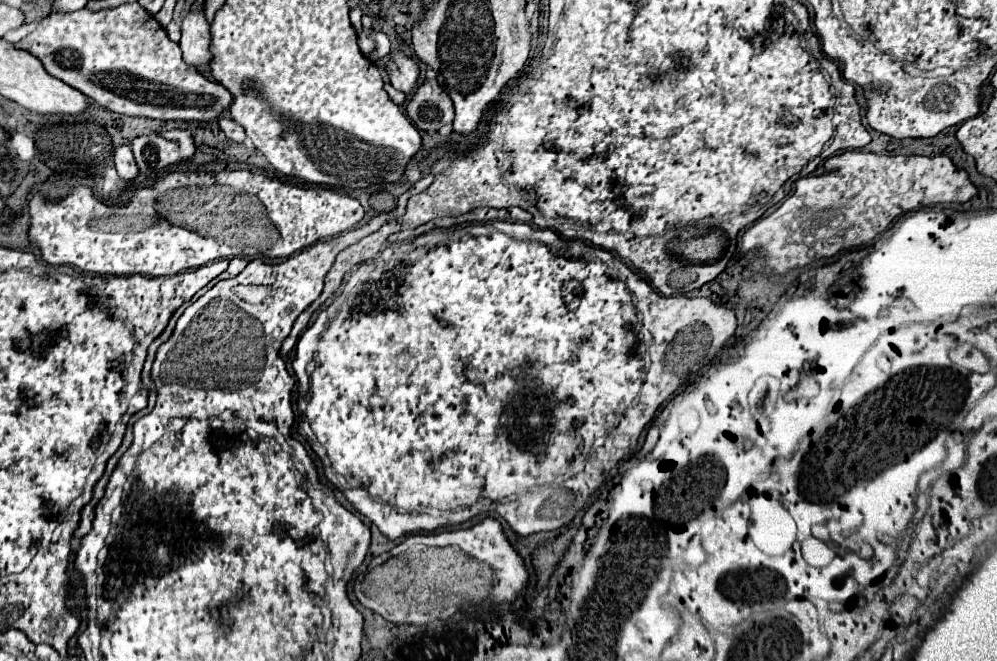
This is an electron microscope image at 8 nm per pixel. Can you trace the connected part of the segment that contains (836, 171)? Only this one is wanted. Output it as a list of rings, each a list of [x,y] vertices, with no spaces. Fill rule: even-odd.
[[[845,152],[841,156],[831,158],[827,164],[827,174],[800,178],[795,183],[795,192],[787,198],[775,212],[759,218],[743,236],[741,254],[751,250],[759,250],[763,258],[757,258],[749,268],[743,270],[745,278],[753,272],[777,272],[785,274],[795,266],[811,264],[823,256],[835,256],[843,248],[861,246],[881,234],[893,218],[901,216],[903,212],[937,204],[937,202],[967,202],[977,194],[977,188],[971,184],[965,170],[955,168],[955,164],[947,156],[919,156],[919,155],[883,155],[865,154],[865,152]]]

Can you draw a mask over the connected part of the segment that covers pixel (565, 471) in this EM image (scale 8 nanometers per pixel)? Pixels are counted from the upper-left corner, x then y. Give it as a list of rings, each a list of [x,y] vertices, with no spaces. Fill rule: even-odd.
[[[491,220],[475,224],[465,222],[449,230],[445,228],[445,236],[449,236],[453,244],[437,244],[437,248],[413,248],[413,252],[409,252],[409,248],[401,248],[401,242],[387,244],[377,258],[361,262],[355,272],[347,276],[347,282],[343,282],[333,300],[337,314],[329,322],[329,328],[326,330],[329,319],[324,309],[313,326],[301,334],[291,366],[297,376],[299,390],[307,394],[307,388],[311,386],[305,416],[315,432],[317,442],[325,448],[324,454],[316,455],[323,464],[326,478],[343,492],[355,510],[367,516],[389,540],[397,540],[419,530],[431,532],[439,526],[463,524],[485,512],[497,512],[519,536],[529,536],[543,530],[559,530],[589,504],[591,494],[601,486],[605,472],[609,472],[619,464],[619,460],[635,450],[643,428],[655,418],[659,406],[681,384],[693,380],[703,366],[715,360],[717,352],[735,334],[735,314],[733,310],[715,304],[709,298],[663,296],[609,250],[595,248],[583,240],[563,238],[549,228],[533,228],[531,224],[511,220]],[[316,352],[317,366],[311,372],[309,384],[305,366],[313,360]],[[533,414],[543,418],[539,426],[531,426]]]

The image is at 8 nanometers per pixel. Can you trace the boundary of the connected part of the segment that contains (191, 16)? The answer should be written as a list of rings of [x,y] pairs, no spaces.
[[[205,8],[191,10],[181,20],[181,52],[183,60],[195,68],[209,66],[209,22],[205,18]]]

